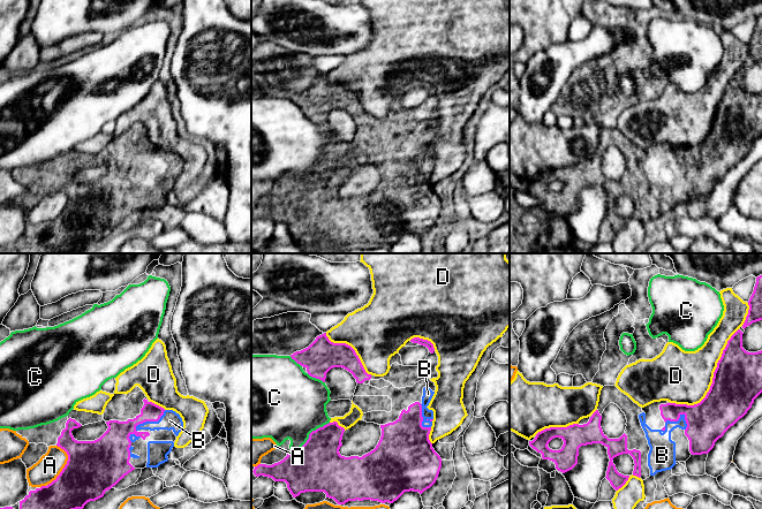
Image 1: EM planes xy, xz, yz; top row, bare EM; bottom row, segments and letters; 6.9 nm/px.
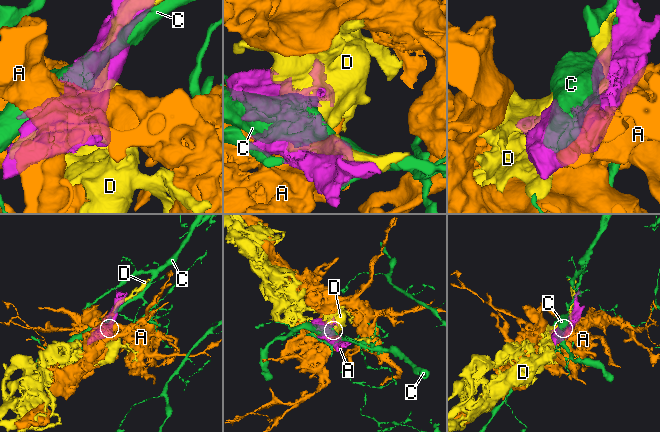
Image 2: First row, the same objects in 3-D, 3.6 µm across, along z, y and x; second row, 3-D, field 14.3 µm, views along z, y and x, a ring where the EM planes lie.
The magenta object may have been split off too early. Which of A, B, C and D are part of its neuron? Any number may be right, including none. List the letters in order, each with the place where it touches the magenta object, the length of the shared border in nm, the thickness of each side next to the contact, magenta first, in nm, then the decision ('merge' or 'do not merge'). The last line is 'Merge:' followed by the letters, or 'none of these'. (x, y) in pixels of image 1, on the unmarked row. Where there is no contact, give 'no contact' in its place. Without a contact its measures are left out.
A: contact xy (65, 207); length 300 nm; calibres 360 and 170 nm; do not merge
B: contact yz (679, 159); length 170 nm; calibres 280 and 180 nm; merge
C: contact xz (309, 176); length 340 nm; calibres 360 and 480 nm; do not merge
D: contact yz (713, 122); length 700 nm; calibres 340 and 380 nm; do not merge
Merge: B

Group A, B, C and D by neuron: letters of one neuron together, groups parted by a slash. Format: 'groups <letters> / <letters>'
groups A / B / C / D

